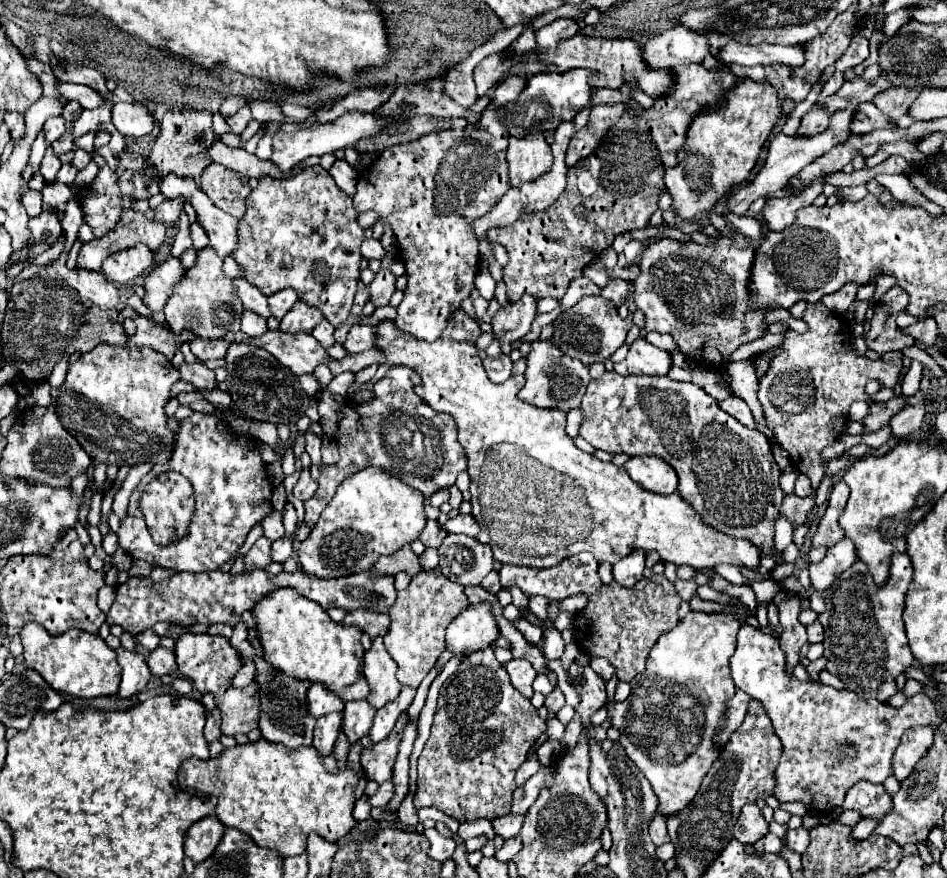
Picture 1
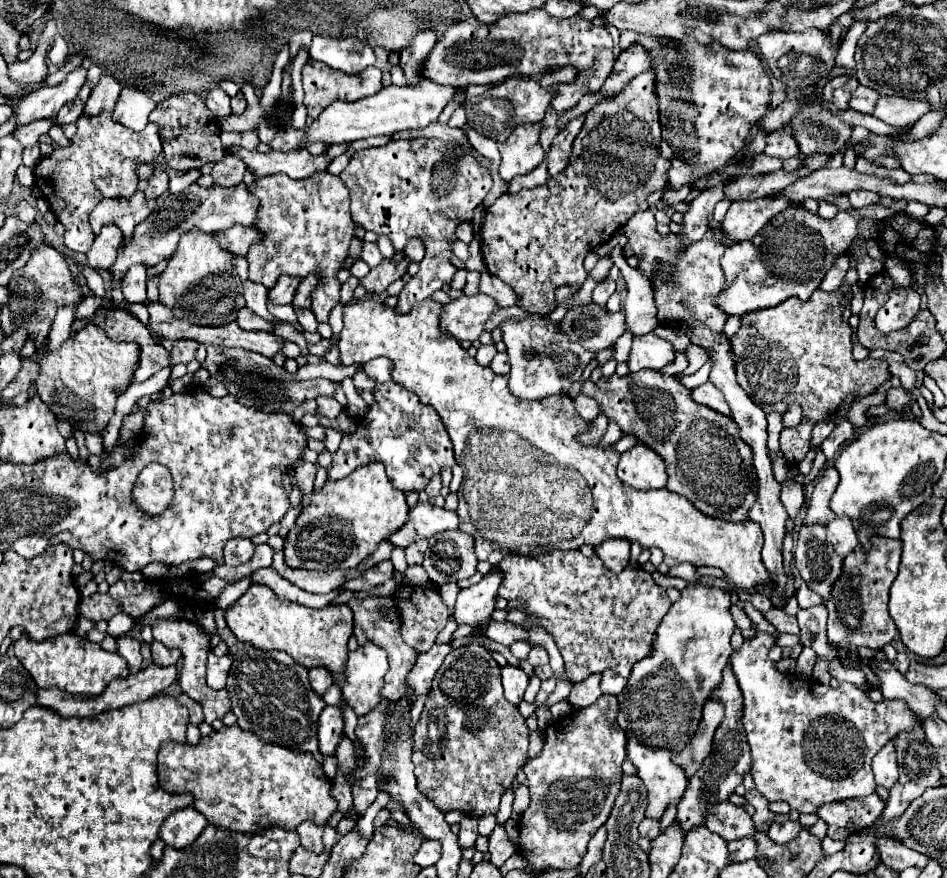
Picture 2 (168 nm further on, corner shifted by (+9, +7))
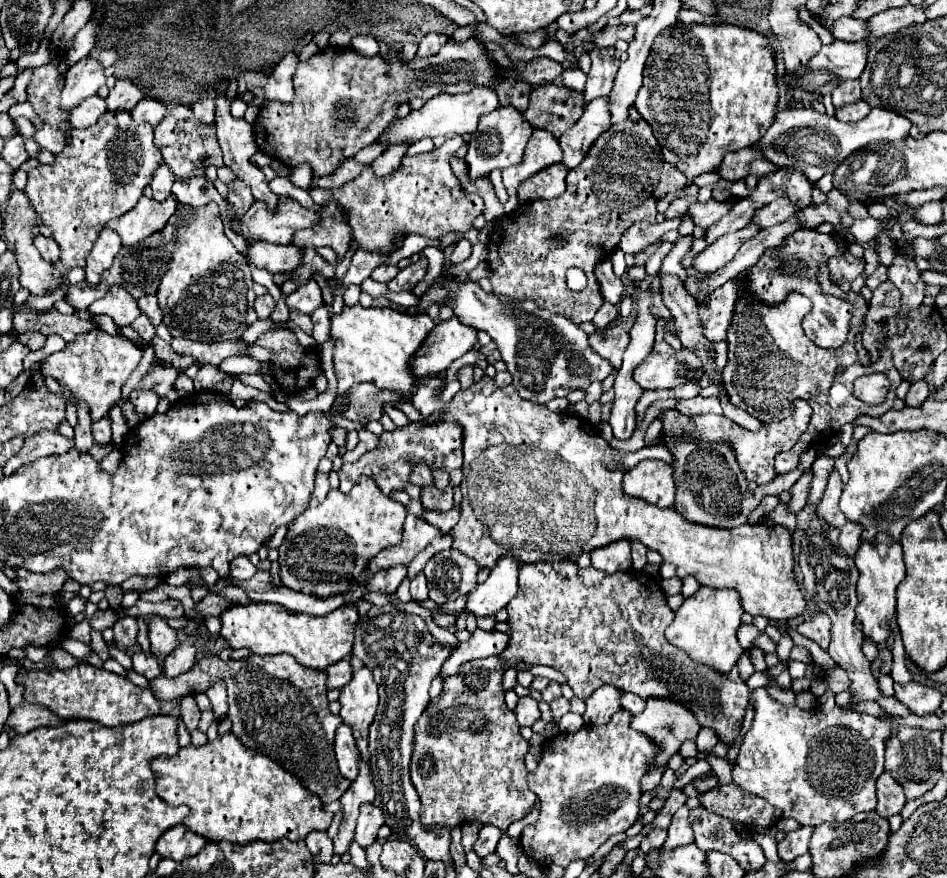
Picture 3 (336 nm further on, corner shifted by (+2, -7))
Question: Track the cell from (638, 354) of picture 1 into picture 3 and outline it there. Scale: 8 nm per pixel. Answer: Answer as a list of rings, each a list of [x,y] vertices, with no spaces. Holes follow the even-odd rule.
[[[660,318],[660,322],[656,324],[656,340],[652,352],[634,370],[634,380],[644,390],[682,386],[686,384],[686,380],[694,380],[696,370],[702,370],[706,374],[706,366],[700,362],[700,358],[694,352],[690,352],[688,348],[674,350],[664,340],[662,320],[664,318]]]

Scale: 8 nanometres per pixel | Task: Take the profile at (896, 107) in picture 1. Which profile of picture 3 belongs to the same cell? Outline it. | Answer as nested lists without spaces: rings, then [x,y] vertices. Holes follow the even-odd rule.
[[[860,100],[860,102],[848,104],[848,106],[840,106],[840,108],[836,108],[834,116],[836,116],[838,120],[842,120],[842,122],[856,122],[856,120],[866,118],[868,112],[870,112],[870,106],[868,106],[866,102]]]

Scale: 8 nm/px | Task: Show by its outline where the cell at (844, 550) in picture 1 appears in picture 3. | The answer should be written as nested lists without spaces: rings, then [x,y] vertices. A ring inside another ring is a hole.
[[[846,522],[842,526],[842,532],[840,532],[840,546],[846,550],[846,554],[854,556],[858,546],[860,546],[860,534],[862,534],[862,526],[858,522]]]

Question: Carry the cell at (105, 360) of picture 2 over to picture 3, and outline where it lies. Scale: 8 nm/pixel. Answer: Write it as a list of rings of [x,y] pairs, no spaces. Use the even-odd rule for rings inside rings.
[[[90,330],[86,334],[78,334],[72,342],[66,344],[64,350],[48,356],[42,362],[40,372],[44,376],[62,378],[72,394],[84,402],[88,402],[92,410],[92,420],[100,420],[108,414],[110,406],[120,400],[120,390],[128,376],[134,372],[142,358],[142,350],[124,336],[110,336],[104,330]]]

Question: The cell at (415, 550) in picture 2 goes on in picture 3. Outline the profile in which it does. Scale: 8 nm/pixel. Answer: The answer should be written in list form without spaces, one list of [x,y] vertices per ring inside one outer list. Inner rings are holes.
[[[418,574],[412,582],[410,582],[410,594],[416,602],[424,602],[428,600],[428,588],[426,588],[426,582],[424,582],[424,574]]]

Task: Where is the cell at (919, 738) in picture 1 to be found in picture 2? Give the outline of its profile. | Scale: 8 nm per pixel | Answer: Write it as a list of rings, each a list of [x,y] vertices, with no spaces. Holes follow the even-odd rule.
[[[889,740],[873,758],[873,774],[875,774],[875,782],[885,788],[891,788],[897,782],[899,770],[897,770],[895,740]]]

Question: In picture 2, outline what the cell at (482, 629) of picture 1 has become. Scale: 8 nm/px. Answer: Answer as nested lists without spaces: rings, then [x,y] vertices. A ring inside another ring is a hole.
[[[491,570],[483,576],[479,584],[473,584],[469,588],[459,590],[457,604],[453,610],[453,620],[461,624],[469,624],[475,630],[485,630],[483,624],[491,620],[491,614],[495,612],[495,598],[497,588],[501,584],[501,574],[497,570]]]

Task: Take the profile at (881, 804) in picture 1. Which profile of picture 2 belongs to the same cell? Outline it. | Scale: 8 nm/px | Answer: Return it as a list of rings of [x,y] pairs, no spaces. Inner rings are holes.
[[[873,792],[865,798],[851,798],[823,804],[817,816],[829,824],[827,836],[843,840],[861,828],[873,826],[877,822],[877,816],[881,816],[883,806],[885,802]]]

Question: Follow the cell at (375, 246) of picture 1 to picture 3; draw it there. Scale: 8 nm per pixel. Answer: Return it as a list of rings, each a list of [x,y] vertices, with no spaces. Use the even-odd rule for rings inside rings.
[[[384,264],[384,266],[378,266],[378,268],[372,272],[372,280],[376,280],[376,282],[390,282],[396,274],[398,274],[398,266]]]

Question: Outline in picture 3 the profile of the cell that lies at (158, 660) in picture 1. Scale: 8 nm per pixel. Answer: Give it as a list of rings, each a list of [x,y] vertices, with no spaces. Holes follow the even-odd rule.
[[[180,644],[172,654],[164,660],[164,674],[174,678],[178,674],[188,672],[196,662],[196,648],[192,644]]]

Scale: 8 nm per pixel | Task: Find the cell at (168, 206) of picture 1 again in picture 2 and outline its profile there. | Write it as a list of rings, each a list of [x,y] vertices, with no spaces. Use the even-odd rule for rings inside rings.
[[[155,168],[155,176],[149,180],[149,188],[145,190],[145,196],[149,198],[149,200],[153,200],[153,198],[159,198],[161,194],[165,194],[167,192],[167,182],[169,182],[169,176],[163,172],[163,170],[159,170],[159,168]]]

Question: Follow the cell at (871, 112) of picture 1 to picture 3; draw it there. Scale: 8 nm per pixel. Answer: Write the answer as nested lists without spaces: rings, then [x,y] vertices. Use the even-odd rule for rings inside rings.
[[[859,80],[842,81],[832,92],[834,106],[844,106],[844,104],[860,102],[860,100],[862,100],[862,89]]]

